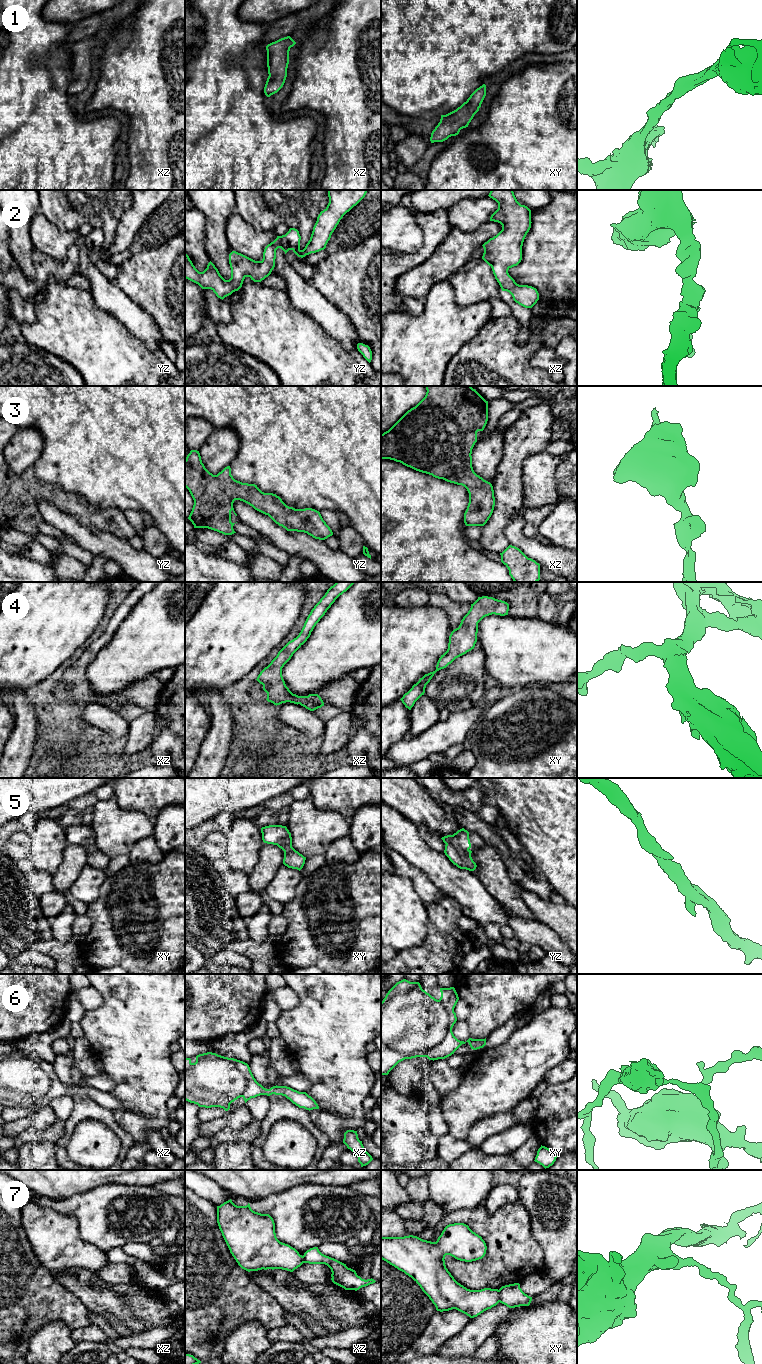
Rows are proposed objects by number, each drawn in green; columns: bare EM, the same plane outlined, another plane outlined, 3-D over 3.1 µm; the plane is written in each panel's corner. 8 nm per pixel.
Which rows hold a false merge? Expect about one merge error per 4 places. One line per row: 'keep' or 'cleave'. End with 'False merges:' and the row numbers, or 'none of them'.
1: keep
2: keep
3: keep
4: keep
5: keep
6: keep
7: cleave
False merges: 7

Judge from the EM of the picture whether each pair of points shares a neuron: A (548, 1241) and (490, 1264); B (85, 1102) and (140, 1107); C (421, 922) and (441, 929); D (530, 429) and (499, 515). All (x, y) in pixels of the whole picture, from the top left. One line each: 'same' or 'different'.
A: different
B: different
C: different
D: same

